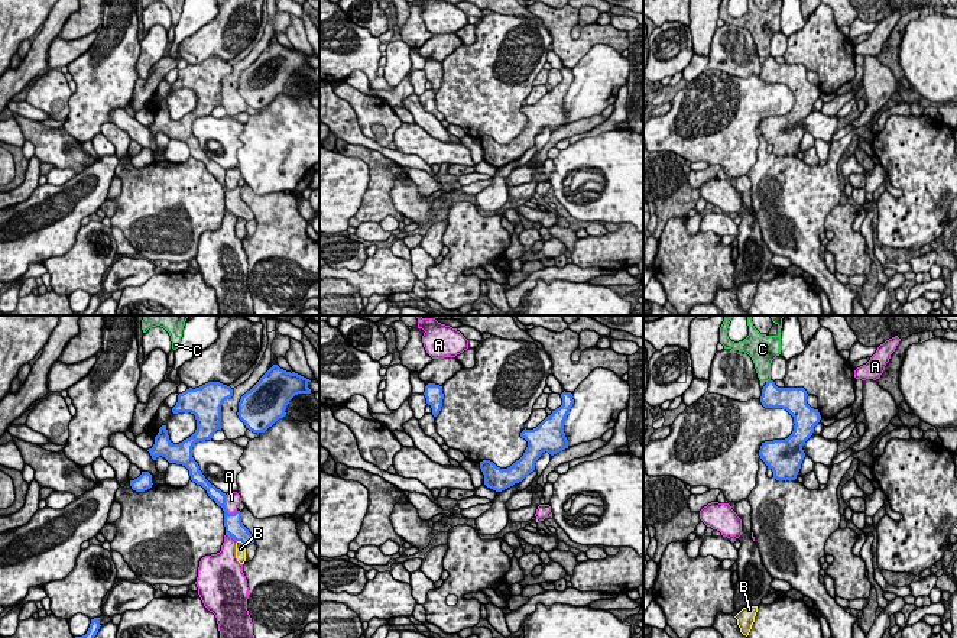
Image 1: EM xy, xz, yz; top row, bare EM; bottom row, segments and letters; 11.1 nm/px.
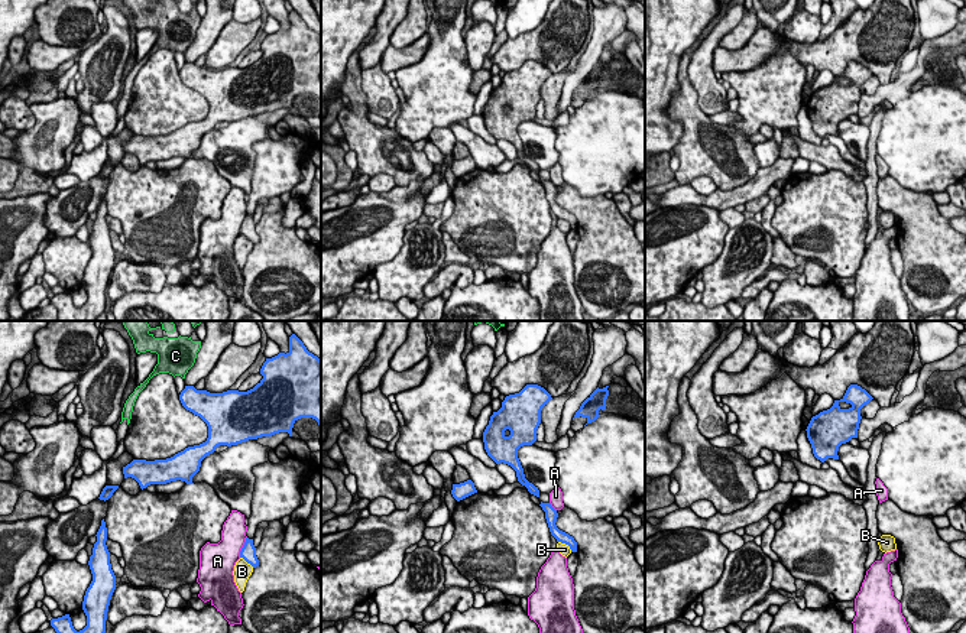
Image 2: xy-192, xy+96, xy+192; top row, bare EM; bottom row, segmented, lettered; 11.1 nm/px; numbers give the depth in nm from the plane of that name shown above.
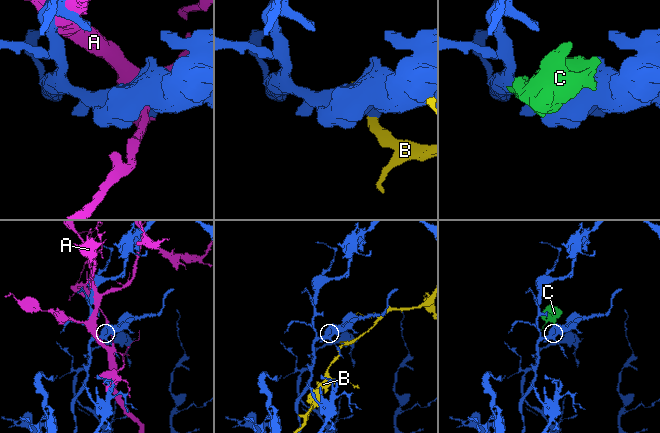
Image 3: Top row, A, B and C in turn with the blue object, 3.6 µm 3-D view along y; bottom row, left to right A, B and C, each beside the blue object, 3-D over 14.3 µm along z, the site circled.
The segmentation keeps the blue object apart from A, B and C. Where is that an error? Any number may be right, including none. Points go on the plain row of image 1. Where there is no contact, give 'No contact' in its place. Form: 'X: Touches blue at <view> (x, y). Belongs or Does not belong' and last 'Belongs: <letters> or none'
A: Touches blue at xy (224, 183). Does not belong
B: Touches blue at xy (242, 217). Does not belong
C: Touches blue at yz (768, 57). Does not belong
Belongs: none

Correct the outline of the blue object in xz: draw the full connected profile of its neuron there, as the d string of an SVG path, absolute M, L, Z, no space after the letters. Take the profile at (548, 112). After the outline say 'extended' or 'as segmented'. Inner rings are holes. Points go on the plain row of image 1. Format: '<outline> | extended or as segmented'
M562 68L562 81L552 87L536 104L523 106L520 113L528 117L523 132L510 143L500 145L490 136L480 137L484 150L484 161L496 168L502 168L515 159L522 158L535 146L535 139L542 129L551 132L568 124L568 116L564 109L564 97L574 80L571 68Z | as segmented

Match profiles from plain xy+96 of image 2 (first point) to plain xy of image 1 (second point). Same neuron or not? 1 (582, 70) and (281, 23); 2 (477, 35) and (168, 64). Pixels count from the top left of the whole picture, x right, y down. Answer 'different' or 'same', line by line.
1: same
2: different

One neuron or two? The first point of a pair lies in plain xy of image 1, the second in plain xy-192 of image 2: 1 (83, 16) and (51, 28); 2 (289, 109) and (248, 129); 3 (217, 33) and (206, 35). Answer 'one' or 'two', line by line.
1: one
2: two
3: two

